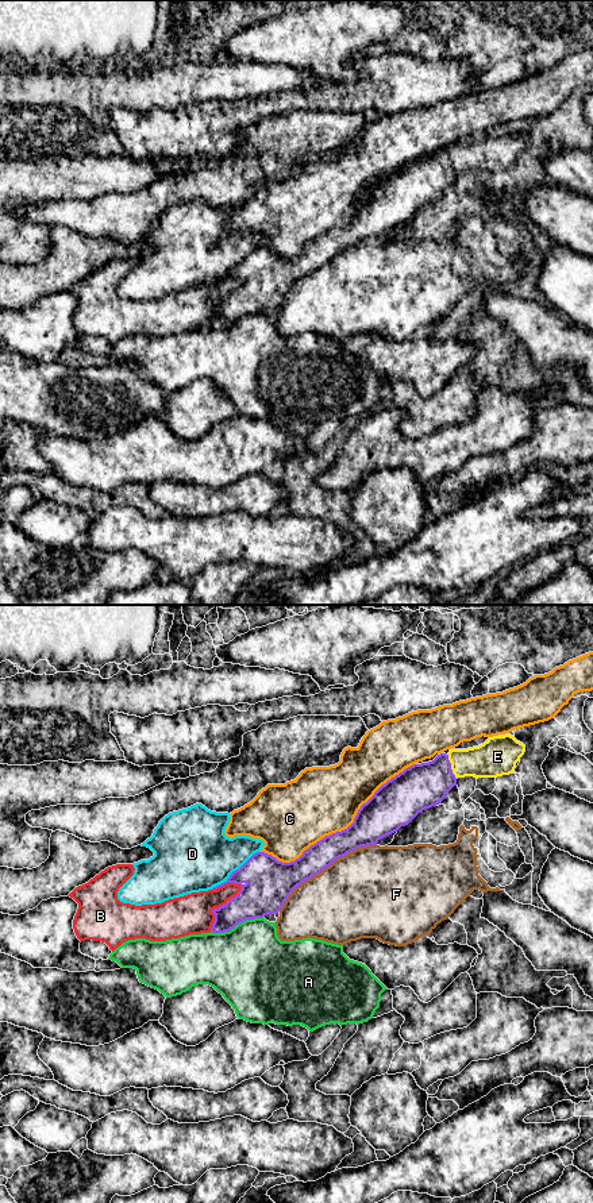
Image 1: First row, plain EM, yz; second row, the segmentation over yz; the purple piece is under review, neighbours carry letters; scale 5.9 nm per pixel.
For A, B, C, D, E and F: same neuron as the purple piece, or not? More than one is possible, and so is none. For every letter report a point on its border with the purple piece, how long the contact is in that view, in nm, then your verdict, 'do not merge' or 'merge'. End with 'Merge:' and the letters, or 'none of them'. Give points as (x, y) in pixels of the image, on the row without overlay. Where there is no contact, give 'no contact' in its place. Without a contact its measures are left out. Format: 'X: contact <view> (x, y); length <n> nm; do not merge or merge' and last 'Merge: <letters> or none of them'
A: contact yz (235, 320); length 340 nm; do not merge
B: contact yz (220, 301); length 340 nm; do not merge
C: contact yz (342, 226); length 1050 nm; do not merge
D: contact yz (237, 265); length 380 nm; do not merge
E: contact yz (450, 158); length 120 nm; merge
F: contact yz (324, 263); length 700 nm; do not merge
Merge: E

